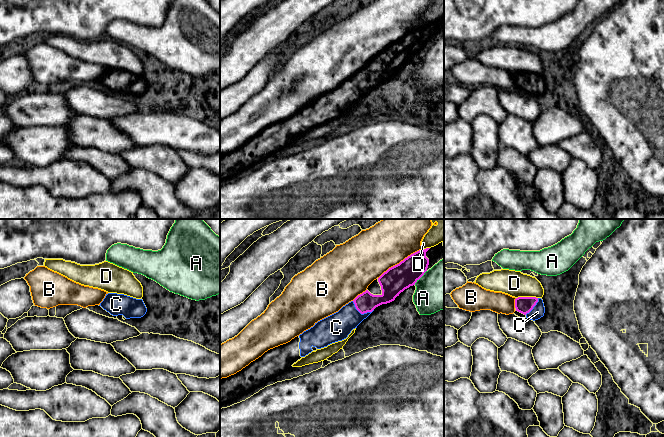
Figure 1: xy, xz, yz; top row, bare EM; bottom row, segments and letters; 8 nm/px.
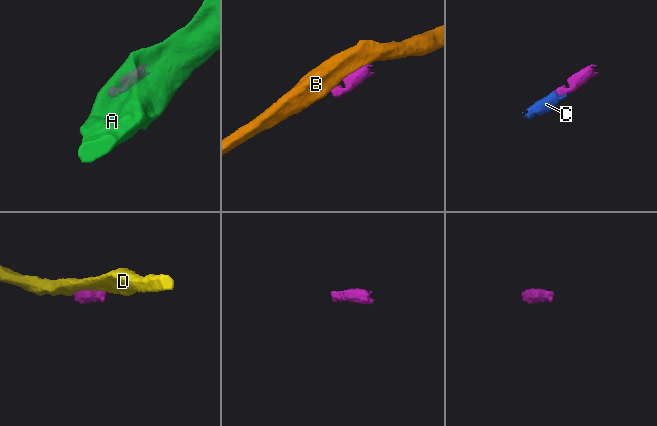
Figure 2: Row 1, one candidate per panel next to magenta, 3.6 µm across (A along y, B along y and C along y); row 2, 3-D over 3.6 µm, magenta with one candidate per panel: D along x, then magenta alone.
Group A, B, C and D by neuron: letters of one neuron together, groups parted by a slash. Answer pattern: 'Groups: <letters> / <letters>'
Groups: A / B / C / D

